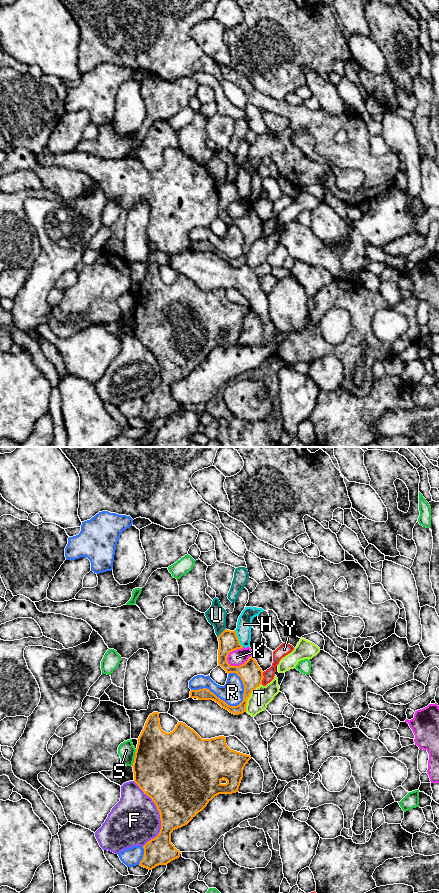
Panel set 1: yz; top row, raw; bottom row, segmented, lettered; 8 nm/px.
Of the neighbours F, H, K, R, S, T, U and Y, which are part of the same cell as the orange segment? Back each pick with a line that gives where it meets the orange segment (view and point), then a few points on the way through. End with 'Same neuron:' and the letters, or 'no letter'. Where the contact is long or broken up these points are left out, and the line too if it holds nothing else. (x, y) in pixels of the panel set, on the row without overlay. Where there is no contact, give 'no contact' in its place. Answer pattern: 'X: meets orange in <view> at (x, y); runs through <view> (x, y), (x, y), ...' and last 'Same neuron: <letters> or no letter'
Same neuron: no letter

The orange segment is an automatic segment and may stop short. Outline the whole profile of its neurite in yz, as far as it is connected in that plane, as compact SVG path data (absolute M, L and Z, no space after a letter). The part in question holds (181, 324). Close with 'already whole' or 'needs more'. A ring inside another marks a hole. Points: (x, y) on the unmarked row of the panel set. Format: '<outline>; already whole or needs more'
M153 264L149 267L144 281L137 291L138 296L132 317L134 334L155 355L161 372L159 386L143 398L144 407L139 417L149 422L159 417L167 417L180 409L181 404L171 395L171 385L175 381L187 377L215 348L238 344L244 319L251 311L250 307L231 302L226 296L226 289L202 291L183 274L178 274L172 284L166 285L160 278L159 266Z; already whole

